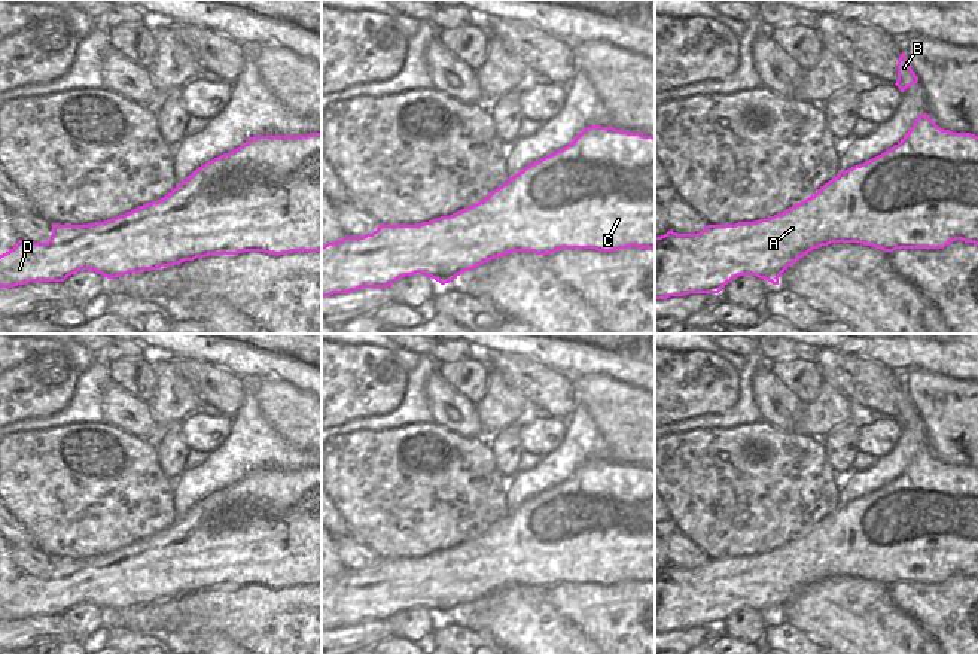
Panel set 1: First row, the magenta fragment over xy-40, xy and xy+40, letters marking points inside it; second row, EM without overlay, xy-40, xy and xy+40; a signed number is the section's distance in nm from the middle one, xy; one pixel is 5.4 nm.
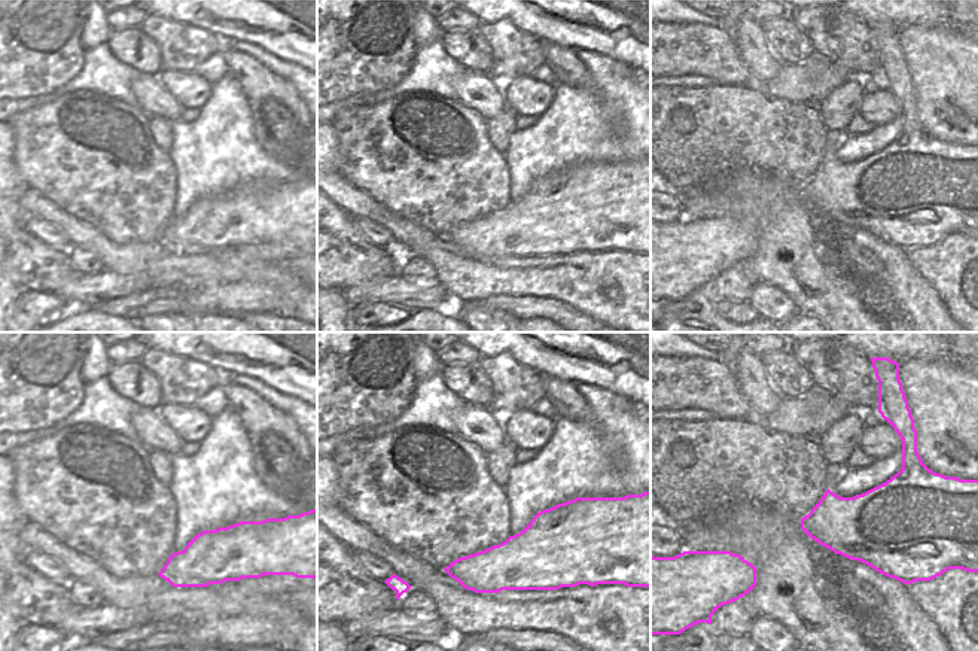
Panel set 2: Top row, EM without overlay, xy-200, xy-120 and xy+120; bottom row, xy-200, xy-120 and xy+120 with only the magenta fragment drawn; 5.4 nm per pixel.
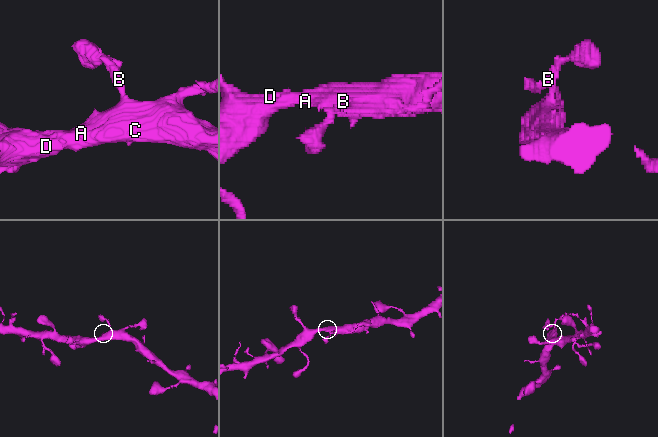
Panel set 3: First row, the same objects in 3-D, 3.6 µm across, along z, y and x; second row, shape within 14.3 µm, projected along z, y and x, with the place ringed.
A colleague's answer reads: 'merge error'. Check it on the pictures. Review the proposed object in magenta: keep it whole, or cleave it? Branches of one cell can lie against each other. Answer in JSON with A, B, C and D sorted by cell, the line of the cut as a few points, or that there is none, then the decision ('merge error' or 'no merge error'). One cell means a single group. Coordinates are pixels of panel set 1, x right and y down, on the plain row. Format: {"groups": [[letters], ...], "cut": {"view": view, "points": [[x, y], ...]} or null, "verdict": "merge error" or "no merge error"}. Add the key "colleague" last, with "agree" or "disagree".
{"groups": [["A", "B", "C", "D"]], "cut": null, "verdict": "no merge error", "colleague": "disagree"}

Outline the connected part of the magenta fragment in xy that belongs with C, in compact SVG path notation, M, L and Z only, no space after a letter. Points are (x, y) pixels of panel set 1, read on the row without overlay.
M592 459L582 463L566 481L508 511L506 517L470 541L420 559L380 559L372 568L344 571L322 580L322 630L348 627L360 621L389 621L393 615L417 606L445 618L467 603L512 585L616 585L631 580L655 582L655 469Z

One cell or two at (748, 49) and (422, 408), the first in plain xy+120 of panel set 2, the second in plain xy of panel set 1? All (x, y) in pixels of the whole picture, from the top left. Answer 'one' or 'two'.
two

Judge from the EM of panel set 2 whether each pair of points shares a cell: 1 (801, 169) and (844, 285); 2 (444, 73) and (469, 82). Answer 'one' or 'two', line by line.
1: two
2: two

